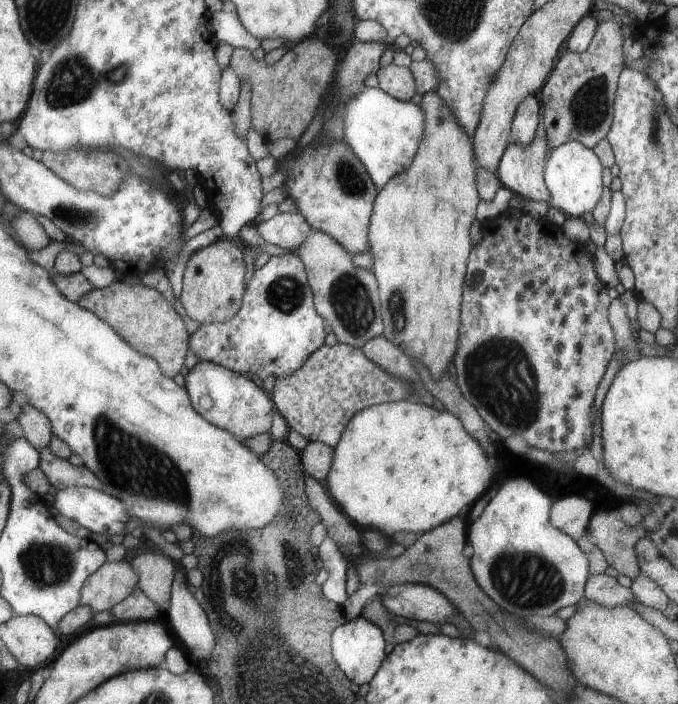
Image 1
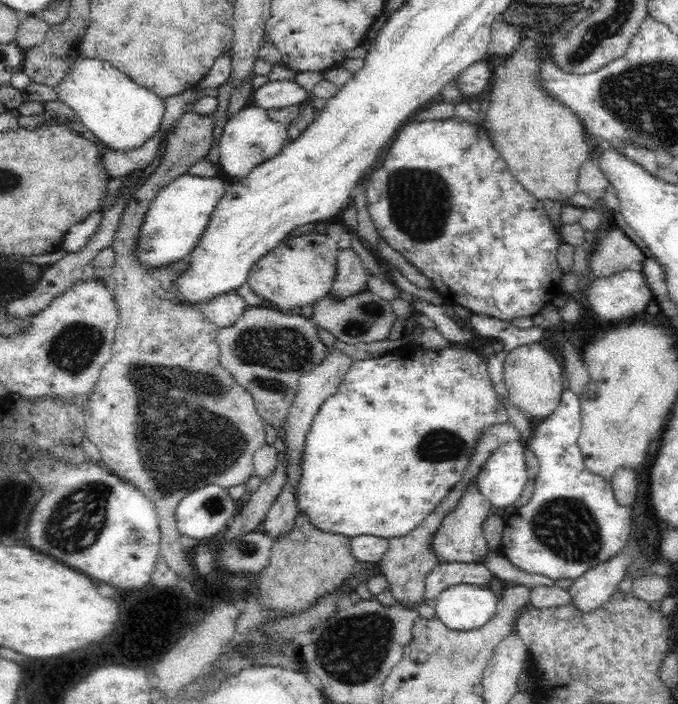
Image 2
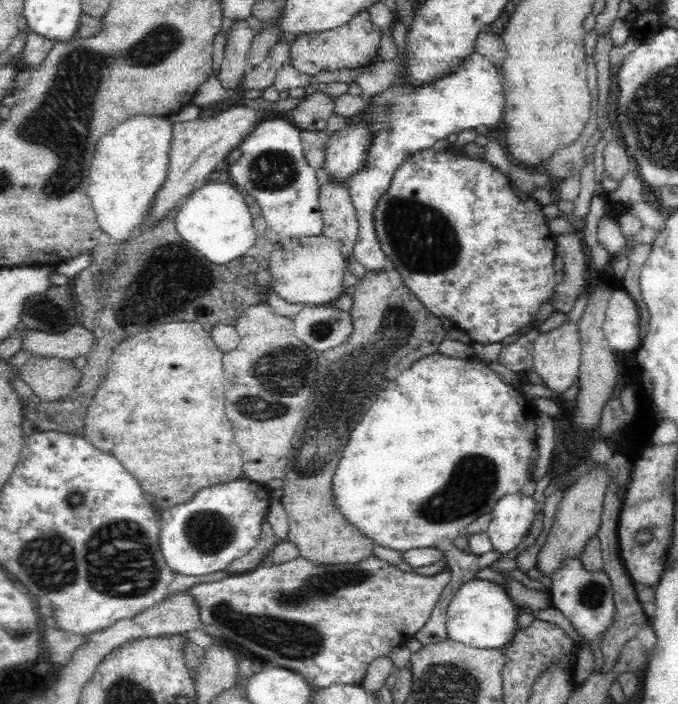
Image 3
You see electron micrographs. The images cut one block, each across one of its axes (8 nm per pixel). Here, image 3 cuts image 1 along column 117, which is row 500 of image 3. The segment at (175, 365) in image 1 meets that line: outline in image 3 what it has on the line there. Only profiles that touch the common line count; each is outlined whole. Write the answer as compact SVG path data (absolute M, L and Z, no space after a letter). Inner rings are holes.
M391 263L380 272L366 271L358 279L351 296L351 333L340 346L319 353L316 380L304 408L302 422L296 428L283 488L277 495L290 521L288 540L300 549L300 556L314 563L329 565L360 562L373 554L375 546L368 535L361 534L333 506L332 478L344 452L344 444L349 442L352 424L356 424L356 420L368 412L368 404L372 404L372 400L384 392L384 384L388 384L388 380L394 380L412 362L438 352L440 344L447 339L440 319L420 303Z

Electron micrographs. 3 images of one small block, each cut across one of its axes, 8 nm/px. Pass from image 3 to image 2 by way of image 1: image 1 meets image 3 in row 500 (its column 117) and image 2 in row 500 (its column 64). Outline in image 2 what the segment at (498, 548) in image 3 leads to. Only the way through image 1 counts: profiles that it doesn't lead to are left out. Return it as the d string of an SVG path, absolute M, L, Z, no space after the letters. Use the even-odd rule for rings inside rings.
M520 440L498 445L477 474L477 487L498 511L514 506L526 486L526 447Z

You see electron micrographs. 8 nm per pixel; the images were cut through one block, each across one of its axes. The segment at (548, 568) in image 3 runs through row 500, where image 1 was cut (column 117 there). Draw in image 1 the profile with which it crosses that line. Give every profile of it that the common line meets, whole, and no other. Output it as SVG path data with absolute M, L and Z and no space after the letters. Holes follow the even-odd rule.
M106 562L102 564L93 574L86 579L85 584L80 589L79 605L87 605L93 613L108 611L114 604L131 594L135 584L137 584L137 573L135 568L131 568L127 562Z

